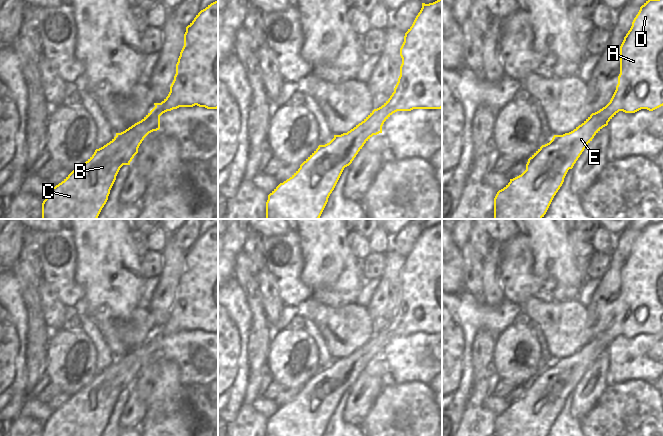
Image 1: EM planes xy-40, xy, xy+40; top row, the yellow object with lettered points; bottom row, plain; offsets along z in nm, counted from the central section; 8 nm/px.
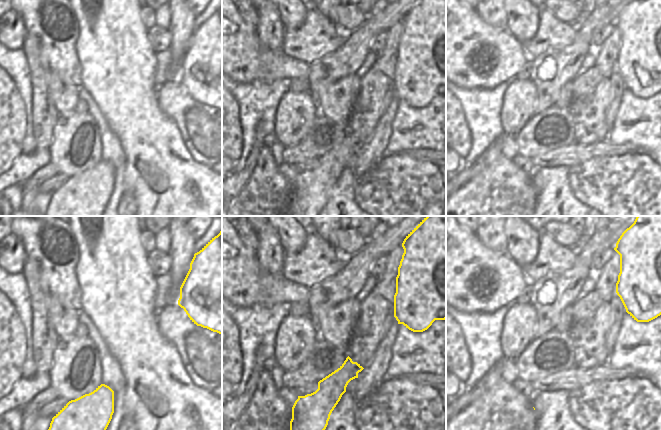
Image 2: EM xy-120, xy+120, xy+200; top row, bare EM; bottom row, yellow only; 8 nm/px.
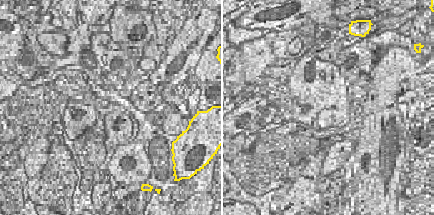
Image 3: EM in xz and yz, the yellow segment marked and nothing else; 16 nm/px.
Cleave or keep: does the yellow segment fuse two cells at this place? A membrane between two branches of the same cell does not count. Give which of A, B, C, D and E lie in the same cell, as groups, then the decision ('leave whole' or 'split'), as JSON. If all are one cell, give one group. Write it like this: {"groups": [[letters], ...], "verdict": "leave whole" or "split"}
{"groups": [["A", "B", "C", "D", "E"]], "verdict": "leave whole"}

